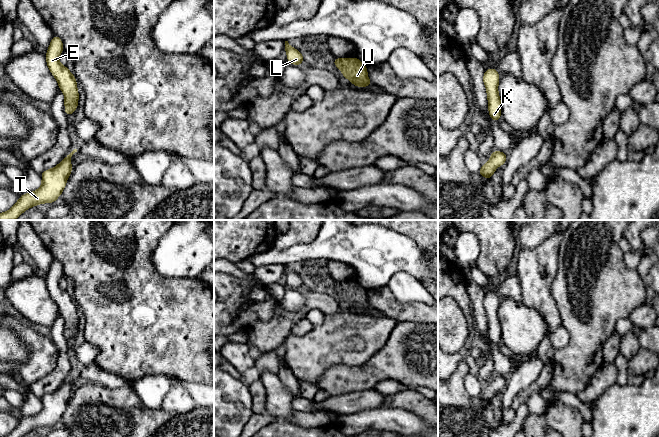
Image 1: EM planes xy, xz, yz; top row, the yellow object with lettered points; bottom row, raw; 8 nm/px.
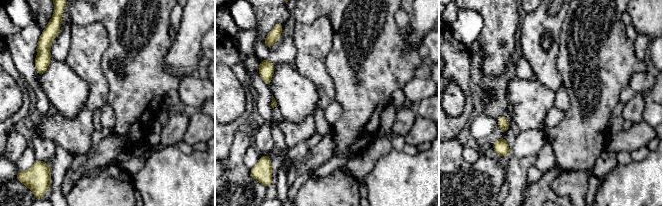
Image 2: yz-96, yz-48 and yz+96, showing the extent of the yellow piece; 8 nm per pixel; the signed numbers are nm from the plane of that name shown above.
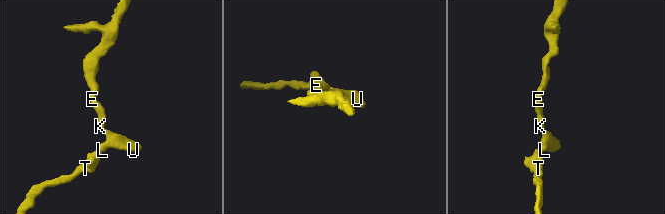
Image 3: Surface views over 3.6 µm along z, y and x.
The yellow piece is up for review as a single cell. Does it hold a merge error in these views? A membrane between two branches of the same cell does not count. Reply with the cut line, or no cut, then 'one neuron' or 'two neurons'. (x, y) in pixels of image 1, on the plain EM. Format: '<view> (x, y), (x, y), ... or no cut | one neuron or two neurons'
no cut | one neuron

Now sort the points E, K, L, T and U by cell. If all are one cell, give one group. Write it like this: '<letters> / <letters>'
E K L T U

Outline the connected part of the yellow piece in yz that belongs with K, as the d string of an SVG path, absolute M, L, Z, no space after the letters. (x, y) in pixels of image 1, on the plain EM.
M490 292L485 294L483 306L487 314L487 323L489 328L488 335L492 344L497 346L499 342L502 340L501 325L498 318L499 303L499 297L496 293Z

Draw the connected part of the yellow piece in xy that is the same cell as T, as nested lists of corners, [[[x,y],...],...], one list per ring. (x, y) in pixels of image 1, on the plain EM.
[[[74,373],[56,391],[43,395],[41,411],[36,415],[21,419],[17,427],[3,437],[23,437],[28,432],[38,428],[54,427],[62,418],[72,396],[73,391],[70,382],[75,376],[77,373]]]

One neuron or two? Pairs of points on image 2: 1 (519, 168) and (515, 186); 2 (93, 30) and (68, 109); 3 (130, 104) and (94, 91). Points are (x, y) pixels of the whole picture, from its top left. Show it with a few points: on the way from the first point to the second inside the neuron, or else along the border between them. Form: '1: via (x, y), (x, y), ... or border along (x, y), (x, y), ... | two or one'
1: via (516, 172), (516, 182) | one
2: border along (65, 61), (87, 84), (87, 98) | two
3: border along (102, 73), (108, 86), (108, 103) | two

